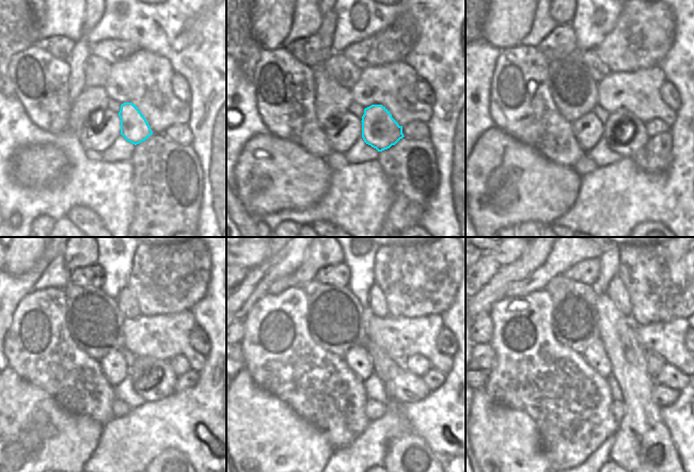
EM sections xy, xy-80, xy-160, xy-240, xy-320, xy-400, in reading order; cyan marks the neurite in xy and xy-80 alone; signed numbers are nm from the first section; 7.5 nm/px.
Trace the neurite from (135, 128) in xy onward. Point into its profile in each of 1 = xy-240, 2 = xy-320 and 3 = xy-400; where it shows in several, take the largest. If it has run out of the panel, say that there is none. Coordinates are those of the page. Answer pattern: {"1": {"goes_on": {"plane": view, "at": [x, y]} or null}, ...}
{"1": {"goes_on": {"plane": "xy-240", "at": [157, 381]}}, "2": {"goes_on": {"plane": "xy-320", "at": [406, 388]}}, "3": {"goes_on": {"plane": "xy-400", "at": [663, 396]}}}

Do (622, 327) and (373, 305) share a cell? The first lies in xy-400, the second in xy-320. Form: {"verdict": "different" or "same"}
{"verdict": "different"}

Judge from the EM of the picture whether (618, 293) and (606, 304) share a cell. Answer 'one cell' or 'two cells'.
two cells

